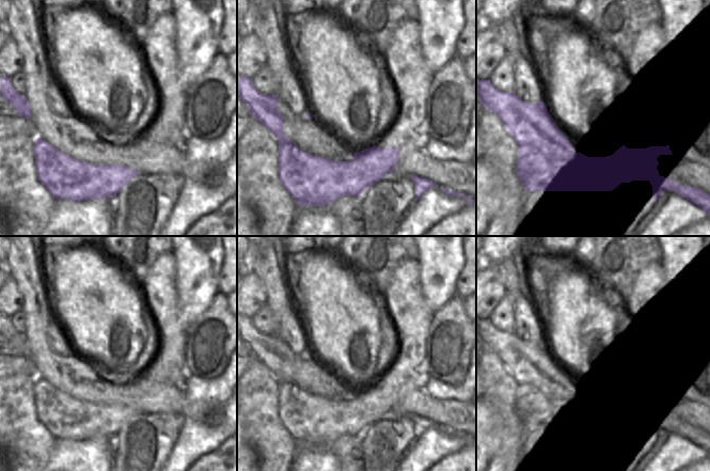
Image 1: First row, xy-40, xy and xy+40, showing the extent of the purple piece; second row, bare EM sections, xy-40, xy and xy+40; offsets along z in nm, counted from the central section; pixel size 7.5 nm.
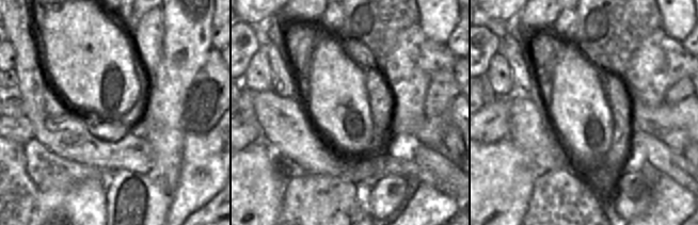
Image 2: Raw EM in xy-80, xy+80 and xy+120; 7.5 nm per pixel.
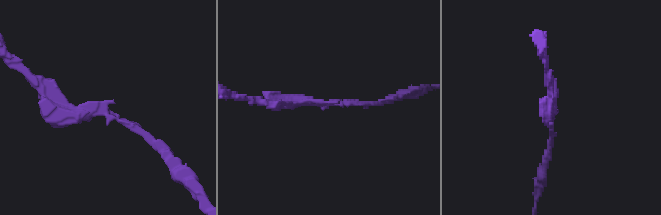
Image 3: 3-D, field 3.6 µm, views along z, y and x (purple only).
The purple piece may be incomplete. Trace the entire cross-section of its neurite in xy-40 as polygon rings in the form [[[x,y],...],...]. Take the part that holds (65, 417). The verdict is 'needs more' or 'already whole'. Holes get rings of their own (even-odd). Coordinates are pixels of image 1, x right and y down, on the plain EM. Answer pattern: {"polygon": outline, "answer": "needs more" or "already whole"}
{"polygon": [[[35,378],[33,387],[35,395],[35,408],[42,424],[56,439],[70,439],[73,441],[85,441],[88,439],[100,439],[116,435],[135,415],[140,412],[126,405],[94,405],[85,401],[79,401],[45,379]]], "answer": "already whole"}

